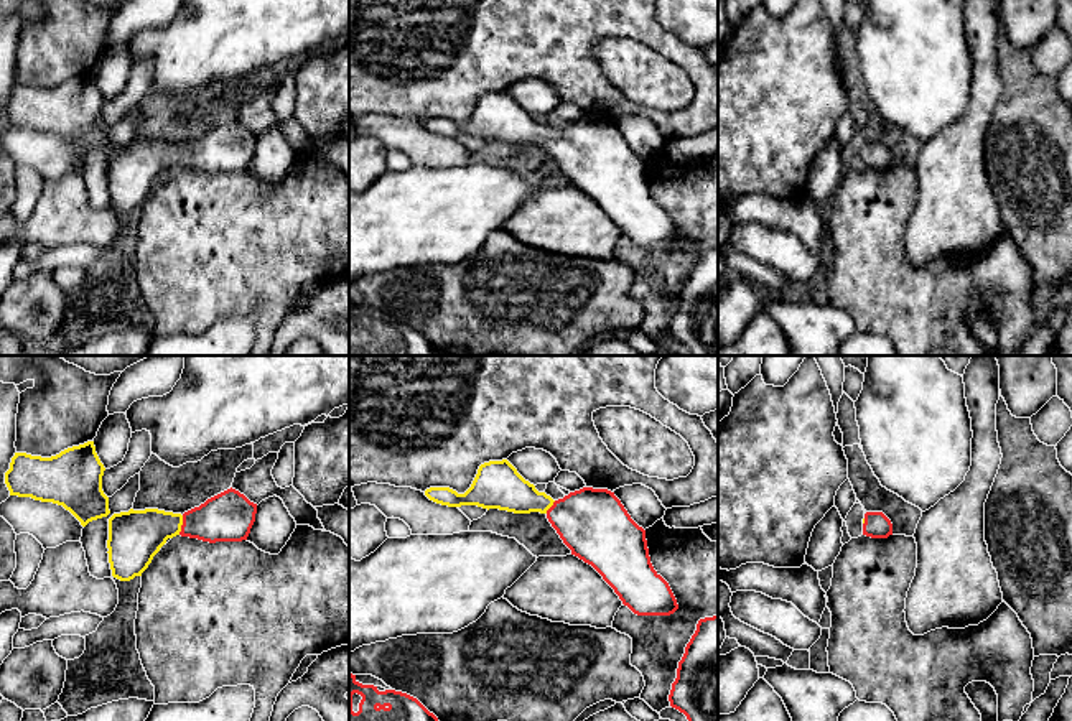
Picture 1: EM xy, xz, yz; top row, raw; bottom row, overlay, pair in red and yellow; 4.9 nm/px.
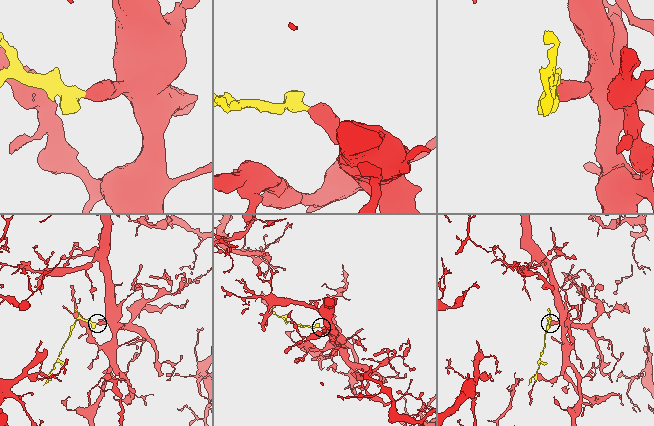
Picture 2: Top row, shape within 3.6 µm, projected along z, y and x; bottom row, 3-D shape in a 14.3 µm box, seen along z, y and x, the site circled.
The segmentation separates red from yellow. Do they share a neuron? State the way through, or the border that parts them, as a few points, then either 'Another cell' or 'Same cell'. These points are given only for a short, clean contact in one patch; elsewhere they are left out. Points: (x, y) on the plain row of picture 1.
Path across: xy (229, 147), (211, 153), (181, 157), (157, 157), (135, 168). Same cell

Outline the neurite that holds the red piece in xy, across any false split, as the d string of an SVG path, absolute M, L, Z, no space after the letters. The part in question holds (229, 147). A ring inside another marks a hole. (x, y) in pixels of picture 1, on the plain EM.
M232 119L183 147L158 140L114 145L107 171L112 207L120 212L142 207L166 171L176 166L209 174L247 171L255 145L257 135Z

